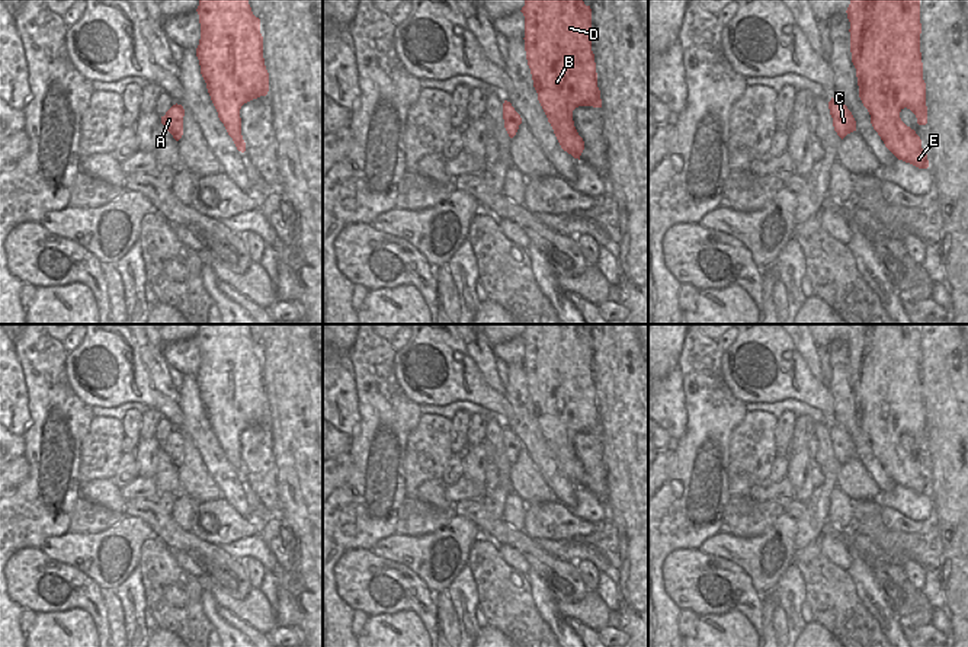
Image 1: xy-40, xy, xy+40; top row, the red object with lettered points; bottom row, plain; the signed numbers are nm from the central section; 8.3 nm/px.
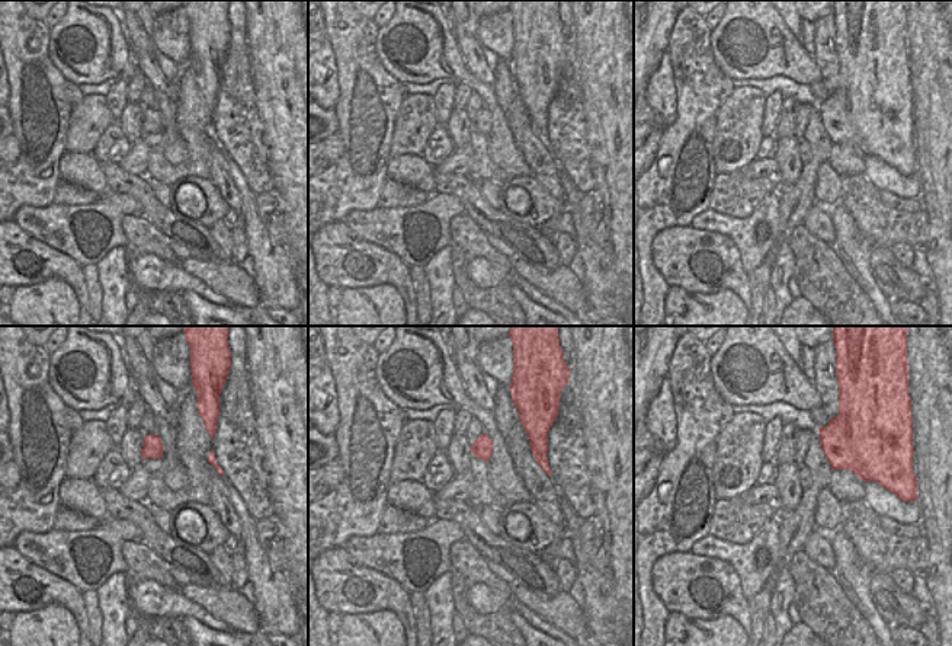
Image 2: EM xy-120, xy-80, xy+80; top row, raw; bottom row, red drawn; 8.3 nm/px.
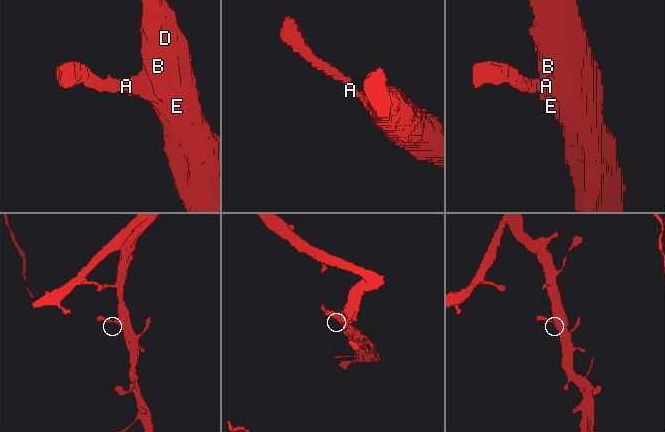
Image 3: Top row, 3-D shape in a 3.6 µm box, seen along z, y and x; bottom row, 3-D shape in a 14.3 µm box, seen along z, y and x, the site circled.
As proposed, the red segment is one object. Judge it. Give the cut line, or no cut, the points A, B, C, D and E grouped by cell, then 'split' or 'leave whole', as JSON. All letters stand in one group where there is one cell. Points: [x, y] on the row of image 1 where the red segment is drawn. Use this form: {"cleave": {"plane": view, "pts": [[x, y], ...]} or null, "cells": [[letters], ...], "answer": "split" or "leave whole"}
{"cleave": null, "cells": [["A", "B", "C", "D", "E"]], "answer": "leave whole"}

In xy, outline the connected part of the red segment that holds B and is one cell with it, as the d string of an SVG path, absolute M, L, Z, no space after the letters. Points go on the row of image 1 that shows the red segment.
M525 0L525 51L538 100L564 151L580 160L584 141L578 135L573 110L578 106L602 108L594 54L592 51L592 9L583 0Z

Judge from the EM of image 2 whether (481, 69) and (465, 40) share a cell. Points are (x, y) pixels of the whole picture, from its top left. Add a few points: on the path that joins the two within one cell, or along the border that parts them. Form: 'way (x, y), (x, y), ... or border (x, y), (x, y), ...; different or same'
way (474, 61), (470, 47); same

